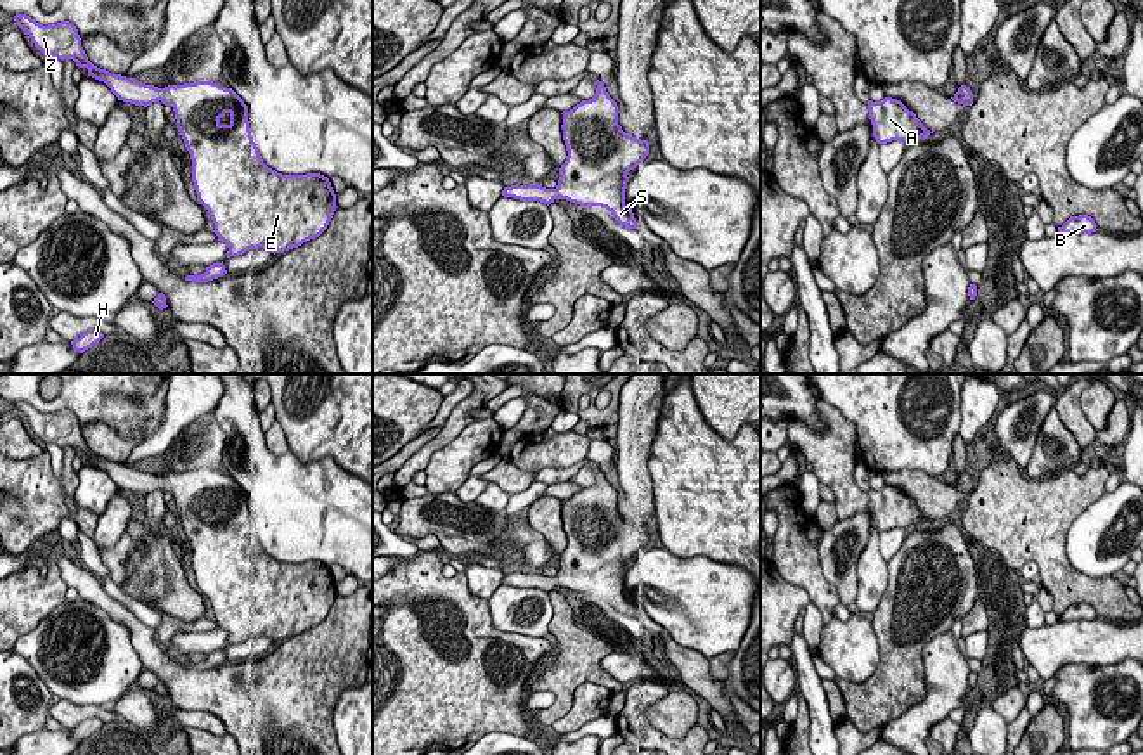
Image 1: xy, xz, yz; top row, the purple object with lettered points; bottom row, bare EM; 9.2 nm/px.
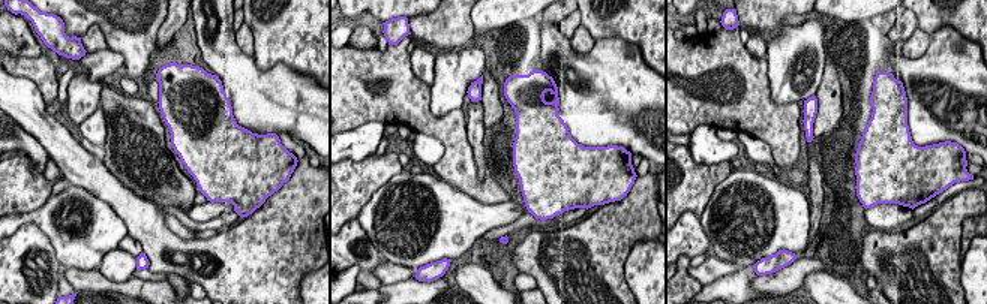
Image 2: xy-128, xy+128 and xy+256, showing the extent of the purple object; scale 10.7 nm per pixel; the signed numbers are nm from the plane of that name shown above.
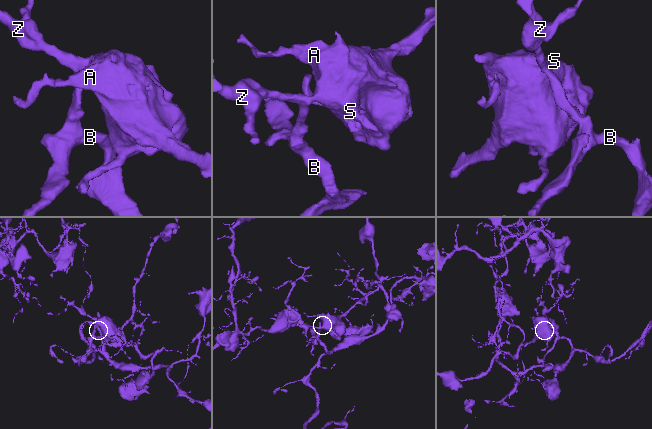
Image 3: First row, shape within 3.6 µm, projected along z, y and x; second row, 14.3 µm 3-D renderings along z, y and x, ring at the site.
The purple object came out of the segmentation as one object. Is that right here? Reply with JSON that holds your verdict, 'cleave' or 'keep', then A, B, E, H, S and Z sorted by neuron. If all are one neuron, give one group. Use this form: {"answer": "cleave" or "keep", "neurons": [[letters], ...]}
{"answer": "keep", "neurons": [["A", "B", "E", "H", "S", "Z"]]}

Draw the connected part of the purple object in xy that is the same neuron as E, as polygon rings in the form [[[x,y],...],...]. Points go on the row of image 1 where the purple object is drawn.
[[[16,14],[14,21],[45,57],[73,59],[76,66],[88,69],[88,76],[104,81],[118,100],[144,107],[161,100],[173,107],[177,128],[192,159],[197,201],[208,210],[218,241],[227,244],[227,258],[258,248],[274,255],[284,253],[319,237],[327,229],[338,208],[329,178],[320,173],[282,175],[268,168],[253,142],[248,106],[232,88],[213,81],[165,88],[145,85],[94,66],[81,47],[76,26],[69,21],[43,26],[26,14]]]

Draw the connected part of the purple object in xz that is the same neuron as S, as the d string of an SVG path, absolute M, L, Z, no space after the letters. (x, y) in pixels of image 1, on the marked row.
M596 81L597 92L591 100L582 100L570 111L563 111L563 140L568 151L559 168L554 189L535 185L504 187L504 197L520 201L540 201L551 204L566 199L580 206L606 208L615 222L637 229L632 208L625 206L629 177L649 154L648 140L627 135L618 125L618 106L606 92L603 81Z

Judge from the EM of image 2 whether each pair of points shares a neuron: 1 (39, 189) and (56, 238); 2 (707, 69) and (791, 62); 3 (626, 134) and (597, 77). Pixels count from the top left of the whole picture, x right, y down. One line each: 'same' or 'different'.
1: different
2: different
3: same

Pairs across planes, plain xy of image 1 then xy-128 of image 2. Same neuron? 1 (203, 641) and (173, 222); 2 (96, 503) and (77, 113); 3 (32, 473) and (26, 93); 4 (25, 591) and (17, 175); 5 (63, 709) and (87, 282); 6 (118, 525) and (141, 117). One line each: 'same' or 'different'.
1: different
2: same
3: different
4: same
5: same
6: different

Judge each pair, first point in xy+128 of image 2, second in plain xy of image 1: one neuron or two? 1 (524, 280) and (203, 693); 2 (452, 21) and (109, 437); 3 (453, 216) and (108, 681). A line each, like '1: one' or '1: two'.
1: two
2: one
3: one

